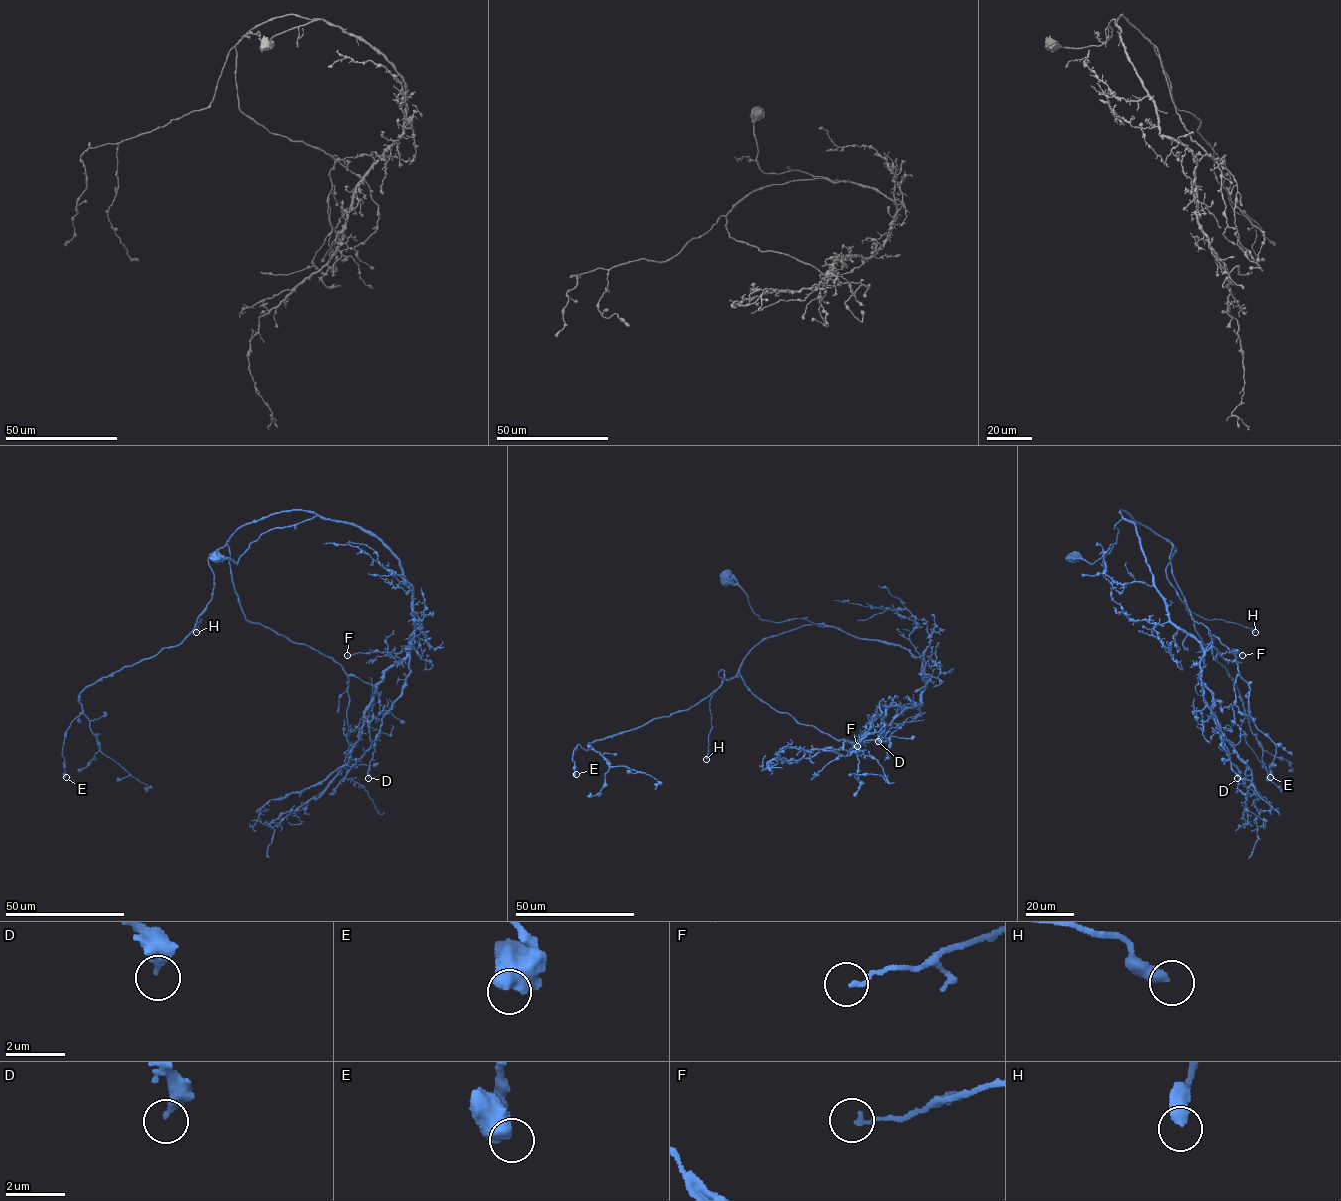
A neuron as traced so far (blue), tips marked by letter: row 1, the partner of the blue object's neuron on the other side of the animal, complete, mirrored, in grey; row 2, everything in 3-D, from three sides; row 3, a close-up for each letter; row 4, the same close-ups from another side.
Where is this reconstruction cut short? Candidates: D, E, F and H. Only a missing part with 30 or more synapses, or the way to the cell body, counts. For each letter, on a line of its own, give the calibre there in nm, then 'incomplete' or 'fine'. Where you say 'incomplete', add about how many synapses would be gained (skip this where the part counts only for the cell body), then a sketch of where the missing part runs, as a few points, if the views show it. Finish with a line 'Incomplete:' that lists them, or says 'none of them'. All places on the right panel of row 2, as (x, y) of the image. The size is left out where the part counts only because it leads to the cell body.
D: 320 nm thick; fine
E: 700 nm thick; fine
F: 140 nm thick; fine
H: 420 nm thick; fine
Incomplete: none of them

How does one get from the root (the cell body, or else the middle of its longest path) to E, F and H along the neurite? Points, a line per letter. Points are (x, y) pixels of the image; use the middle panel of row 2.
E: (724, 577), (762, 620), (826, 626), (763, 639), (688, 709), (578, 744), (576, 774)
F: (724, 577), (762, 620), (806, 619), (898, 644), (922, 660), (920, 712), (884, 741), (857, 746)
H: (724, 577), (762, 620), (826, 626), (763, 639), (733, 678), (718, 673), (706, 759)

